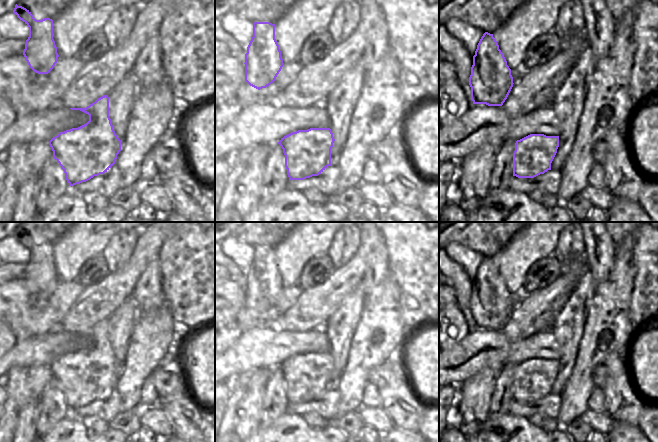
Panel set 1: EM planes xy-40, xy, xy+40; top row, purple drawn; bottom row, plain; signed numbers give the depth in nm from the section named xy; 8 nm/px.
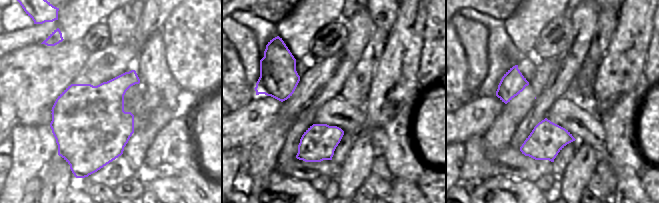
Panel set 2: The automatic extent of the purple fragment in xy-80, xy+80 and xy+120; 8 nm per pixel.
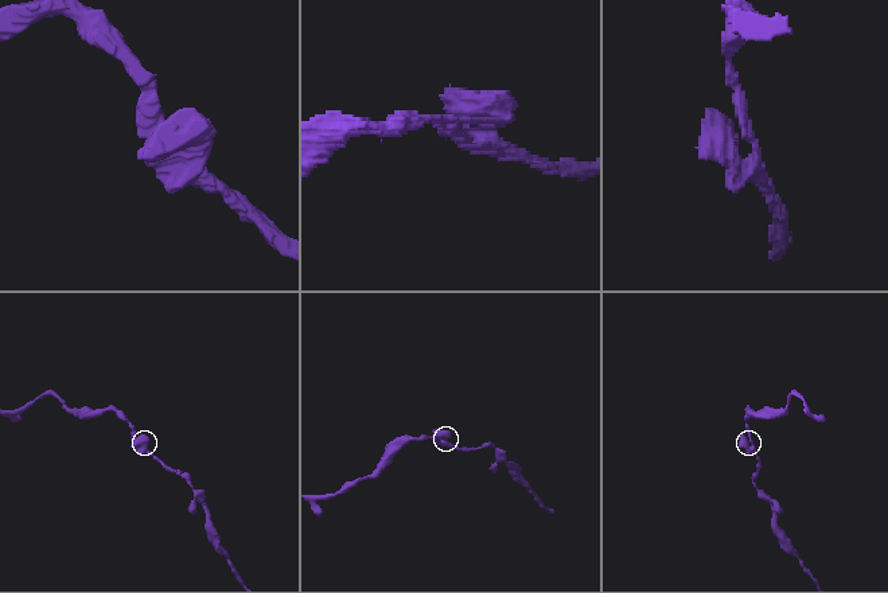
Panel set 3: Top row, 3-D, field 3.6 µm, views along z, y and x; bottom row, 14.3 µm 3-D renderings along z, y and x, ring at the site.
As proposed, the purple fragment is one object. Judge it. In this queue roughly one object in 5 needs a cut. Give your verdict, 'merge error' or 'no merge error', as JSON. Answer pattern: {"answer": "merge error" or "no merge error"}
{"answer": "no merge error"}

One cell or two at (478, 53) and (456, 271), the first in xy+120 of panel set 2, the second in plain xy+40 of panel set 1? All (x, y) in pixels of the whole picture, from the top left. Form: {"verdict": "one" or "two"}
{"verdict": "one"}

